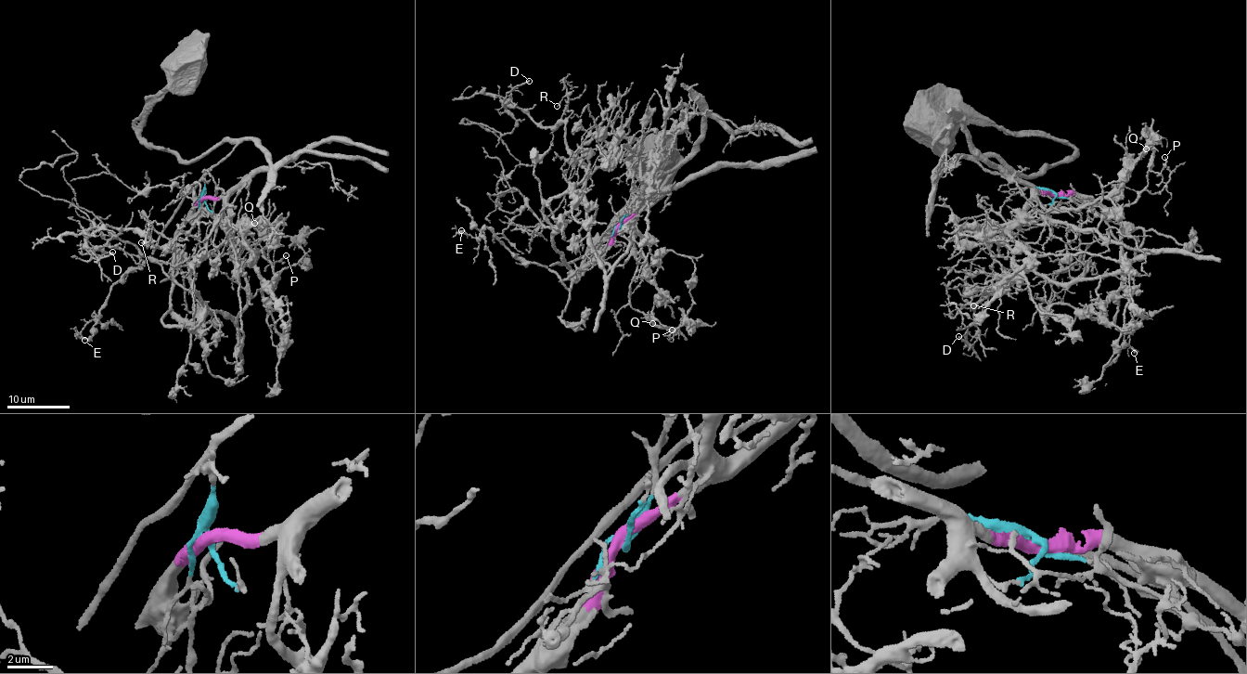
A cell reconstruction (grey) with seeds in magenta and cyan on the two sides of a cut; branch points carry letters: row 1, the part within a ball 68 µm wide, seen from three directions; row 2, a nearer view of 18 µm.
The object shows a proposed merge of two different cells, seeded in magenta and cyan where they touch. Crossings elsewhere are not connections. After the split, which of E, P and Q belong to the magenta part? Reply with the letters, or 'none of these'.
E, Q

